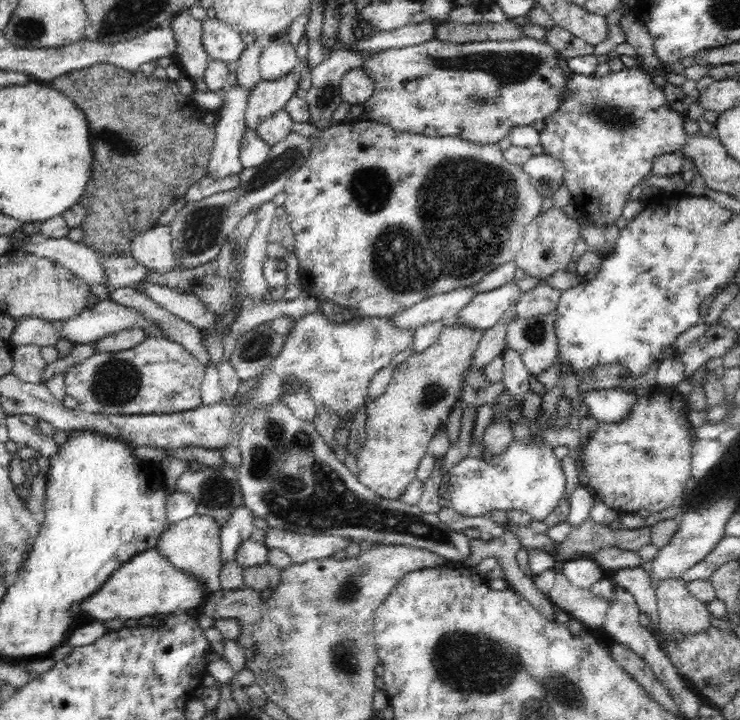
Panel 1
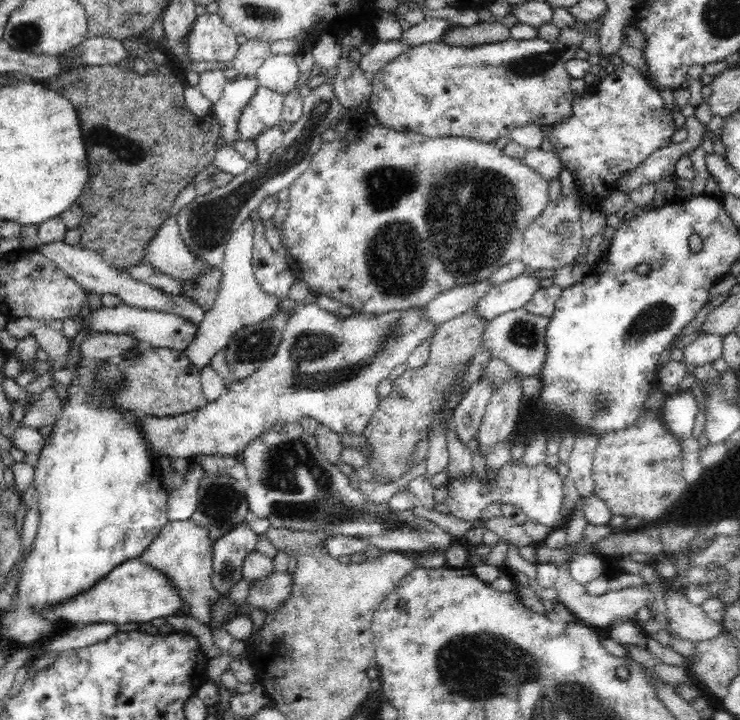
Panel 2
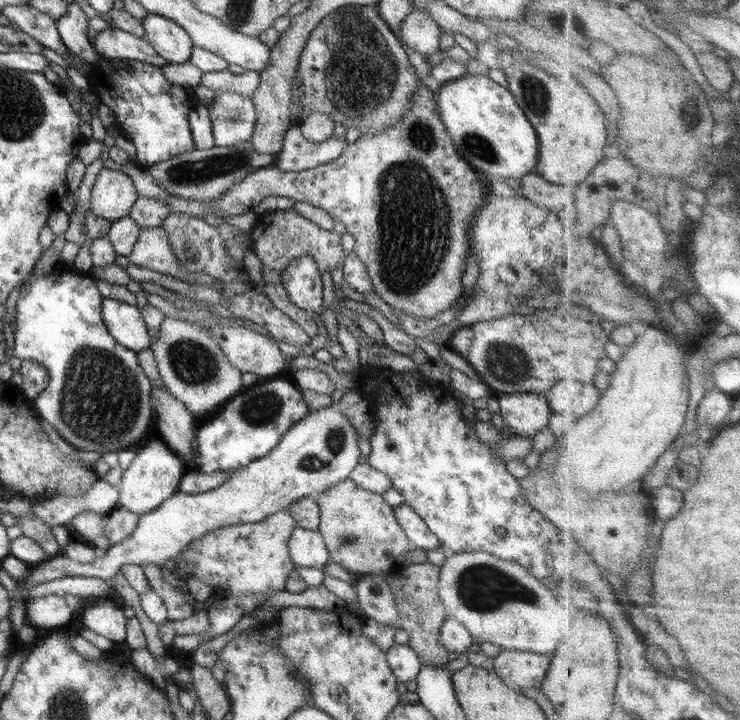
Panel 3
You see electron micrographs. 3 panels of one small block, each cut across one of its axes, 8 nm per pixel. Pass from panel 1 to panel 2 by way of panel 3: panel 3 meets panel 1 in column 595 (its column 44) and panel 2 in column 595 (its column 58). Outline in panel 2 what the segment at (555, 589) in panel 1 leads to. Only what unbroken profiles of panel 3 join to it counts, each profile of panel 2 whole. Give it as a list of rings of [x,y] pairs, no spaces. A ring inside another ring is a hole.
[[[569,562],[561,564],[558,568],[558,578],[556,579],[556,584],[554,584],[554,588],[557,591],[557,598],[577,620],[600,632],[604,632],[604,630],[617,619],[635,618],[641,608],[652,603],[656,598],[656,592],[654,592],[647,583],[640,586],[629,586],[622,590],[606,591],[600,596],[588,594],[582,584],[572,579],[568,566]]]

